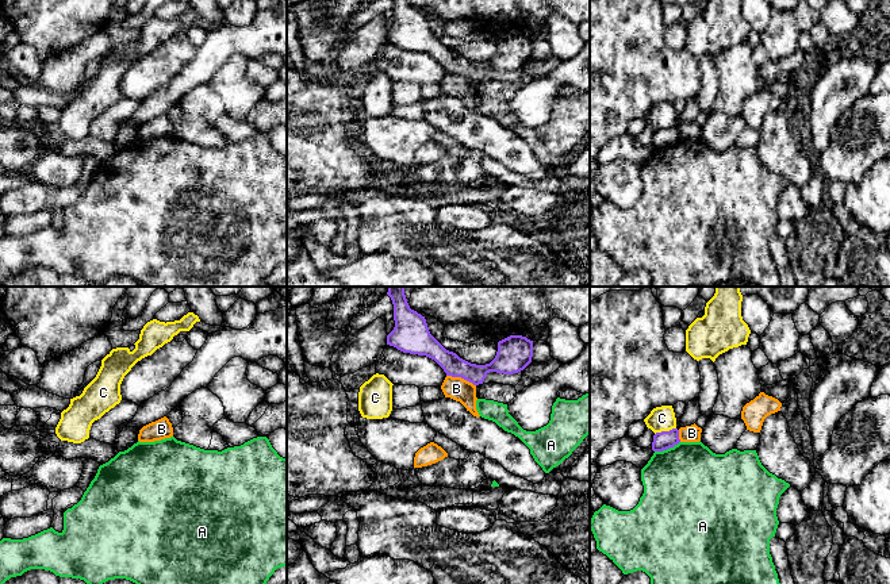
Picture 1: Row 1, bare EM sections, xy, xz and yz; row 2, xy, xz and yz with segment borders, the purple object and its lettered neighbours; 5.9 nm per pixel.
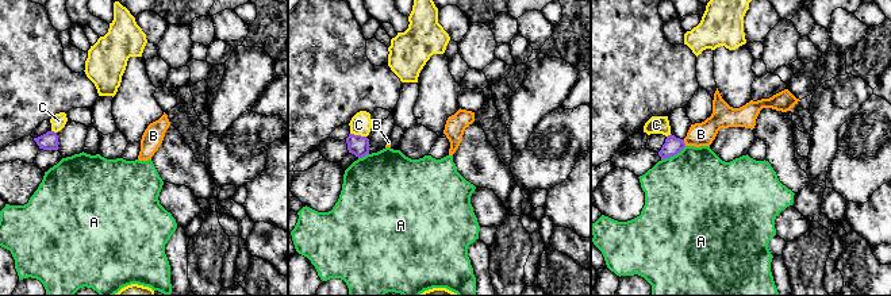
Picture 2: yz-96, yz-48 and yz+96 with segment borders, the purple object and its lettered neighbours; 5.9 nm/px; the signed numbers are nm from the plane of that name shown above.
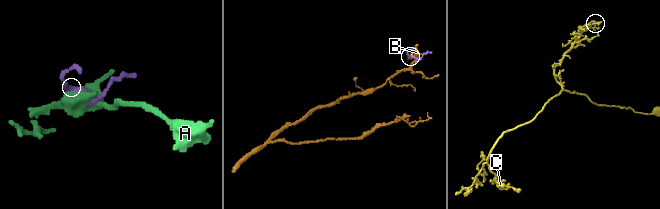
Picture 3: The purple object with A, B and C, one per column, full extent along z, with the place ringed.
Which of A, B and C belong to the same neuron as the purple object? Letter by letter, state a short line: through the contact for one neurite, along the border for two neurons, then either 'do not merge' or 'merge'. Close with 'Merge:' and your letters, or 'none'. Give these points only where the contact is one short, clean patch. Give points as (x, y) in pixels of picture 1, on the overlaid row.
A: do not merge
B: line xz (447, 375), (463, 377), (475, 385); do not merge
C: line yz (675, 427), (655, 434); do not merge
Merge: none

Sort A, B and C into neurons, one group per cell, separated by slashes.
A / B / C

